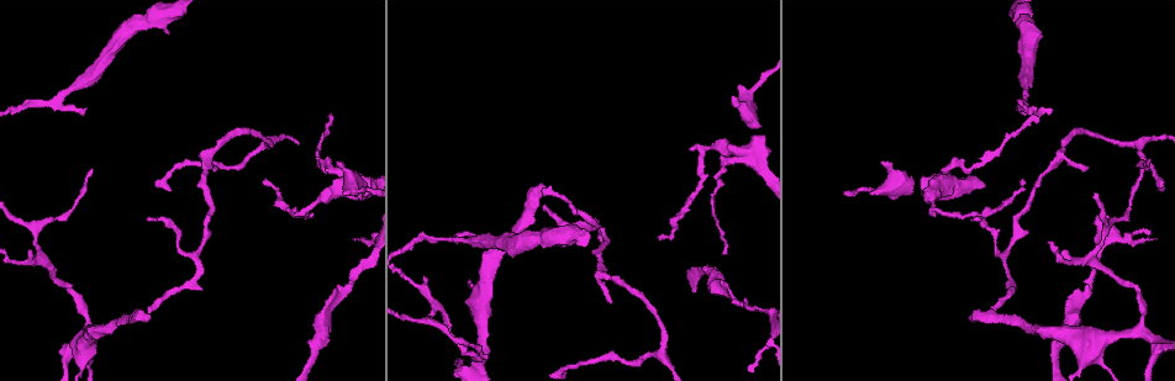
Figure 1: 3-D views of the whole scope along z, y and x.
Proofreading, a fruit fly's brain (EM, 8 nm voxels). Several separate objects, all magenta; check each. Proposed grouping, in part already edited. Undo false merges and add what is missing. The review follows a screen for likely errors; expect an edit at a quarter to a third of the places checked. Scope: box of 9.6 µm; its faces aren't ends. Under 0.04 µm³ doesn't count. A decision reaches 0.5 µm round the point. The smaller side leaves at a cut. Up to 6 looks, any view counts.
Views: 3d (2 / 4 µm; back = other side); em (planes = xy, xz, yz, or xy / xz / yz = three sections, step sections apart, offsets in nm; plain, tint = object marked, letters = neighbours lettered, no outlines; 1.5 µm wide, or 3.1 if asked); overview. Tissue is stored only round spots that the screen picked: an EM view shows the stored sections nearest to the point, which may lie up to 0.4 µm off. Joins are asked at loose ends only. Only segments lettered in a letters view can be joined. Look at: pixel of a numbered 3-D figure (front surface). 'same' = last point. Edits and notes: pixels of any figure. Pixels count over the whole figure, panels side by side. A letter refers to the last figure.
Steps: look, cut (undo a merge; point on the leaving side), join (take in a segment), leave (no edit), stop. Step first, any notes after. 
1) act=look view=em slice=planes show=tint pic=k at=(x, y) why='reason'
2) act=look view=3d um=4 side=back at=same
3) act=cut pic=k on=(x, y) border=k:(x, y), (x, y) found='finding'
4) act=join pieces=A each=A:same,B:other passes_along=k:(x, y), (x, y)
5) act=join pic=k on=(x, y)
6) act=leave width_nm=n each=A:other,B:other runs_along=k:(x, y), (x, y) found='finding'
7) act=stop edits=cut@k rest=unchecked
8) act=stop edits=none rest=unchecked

act=look view=3d um=4 side=back pic=1 at=(330, 297) why='tapers out'

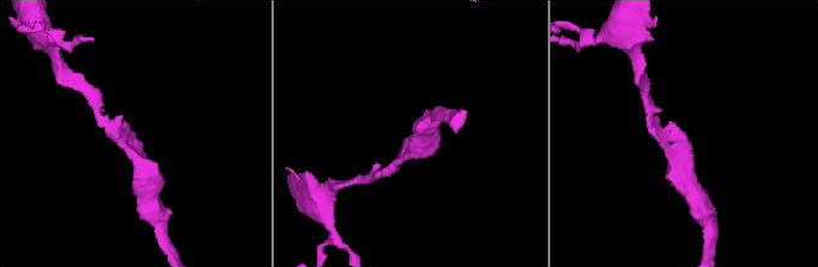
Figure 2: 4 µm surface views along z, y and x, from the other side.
act=look view=em slice=xy step=4 show=letters pic=2 at=(134, 133) why='now the EM'

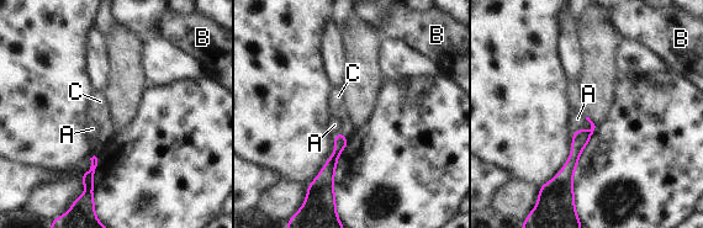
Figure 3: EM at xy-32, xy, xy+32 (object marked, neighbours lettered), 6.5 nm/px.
act=look view=em slice=planes show=letters at=same

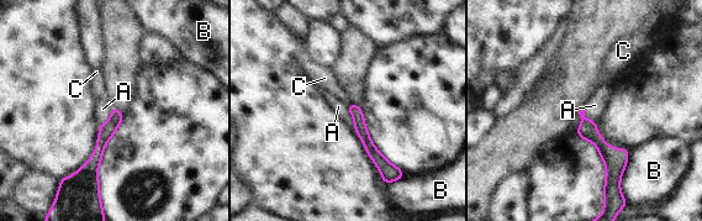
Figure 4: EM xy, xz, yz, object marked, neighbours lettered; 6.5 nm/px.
act=leave width_nm=80 each=A:other,B:other,C:other border=4:(344, 105), (352, 117), (354, 129) found='none of them fits'

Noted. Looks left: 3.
act=look view=em slice=xy step=8 show=tint pic=1 at=(1023, 181) why='long arm stops here'

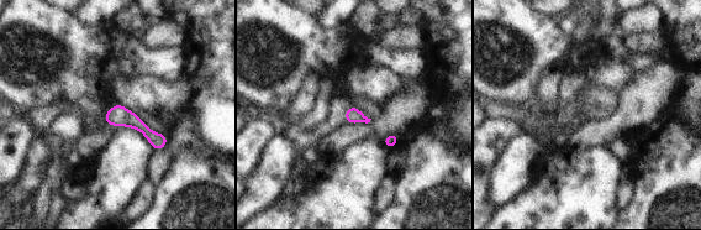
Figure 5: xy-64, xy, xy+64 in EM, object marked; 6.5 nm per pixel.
act=look view=em slice=xy step=8 show=letters at=same why='see the neighbours'

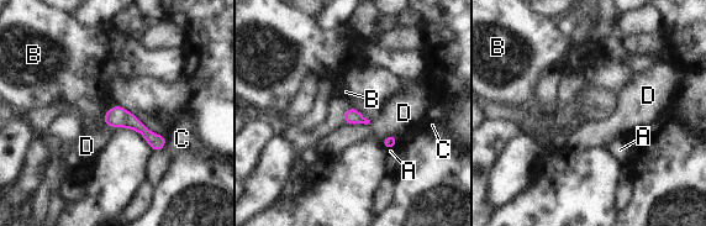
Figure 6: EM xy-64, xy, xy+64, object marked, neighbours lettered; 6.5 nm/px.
act=leave width_nm=100 each=A:other,B:other,C:other,D:other border=6:(116, 103), (104, 114), (103, 120) found='no lettered segment goes on from it'

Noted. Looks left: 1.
act=stop edits=none rest=unchecked

